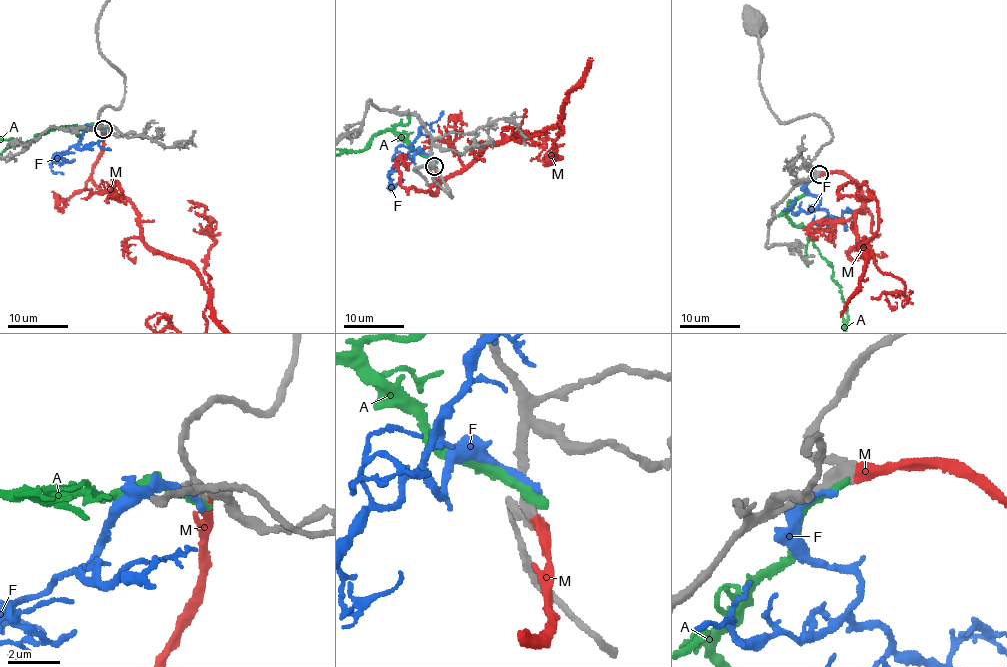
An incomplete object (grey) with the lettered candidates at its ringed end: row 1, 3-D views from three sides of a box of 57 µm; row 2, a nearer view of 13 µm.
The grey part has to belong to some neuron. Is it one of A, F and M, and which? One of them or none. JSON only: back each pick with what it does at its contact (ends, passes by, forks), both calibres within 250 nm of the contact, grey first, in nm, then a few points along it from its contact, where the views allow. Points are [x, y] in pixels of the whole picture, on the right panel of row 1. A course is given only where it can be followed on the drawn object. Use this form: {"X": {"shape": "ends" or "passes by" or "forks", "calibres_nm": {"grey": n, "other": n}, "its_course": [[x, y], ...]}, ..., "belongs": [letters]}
{"M": {"shape": "ends", "calibres_nm": {"grey": 420, "other": 440}}, "belongs": ["M"]}

